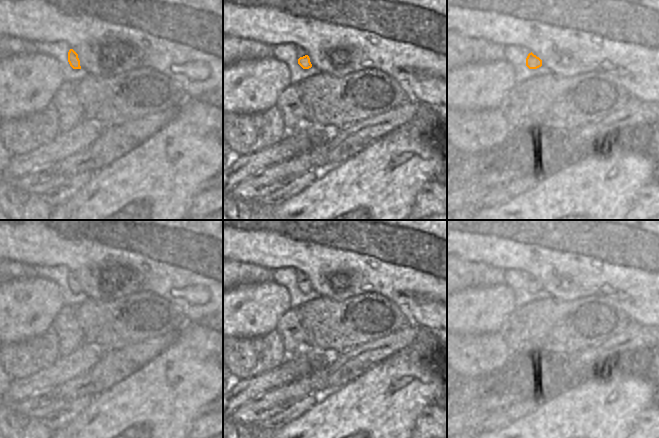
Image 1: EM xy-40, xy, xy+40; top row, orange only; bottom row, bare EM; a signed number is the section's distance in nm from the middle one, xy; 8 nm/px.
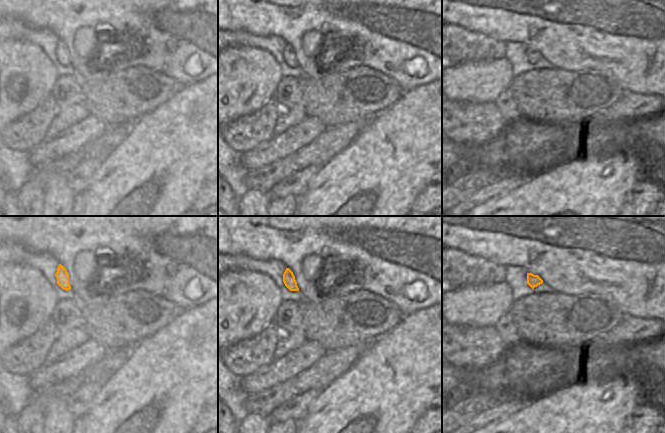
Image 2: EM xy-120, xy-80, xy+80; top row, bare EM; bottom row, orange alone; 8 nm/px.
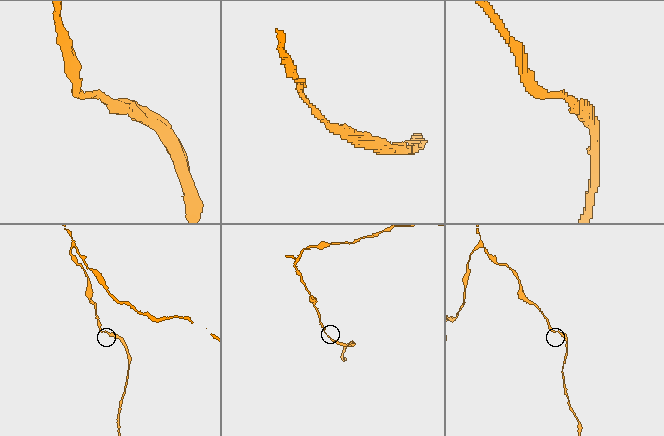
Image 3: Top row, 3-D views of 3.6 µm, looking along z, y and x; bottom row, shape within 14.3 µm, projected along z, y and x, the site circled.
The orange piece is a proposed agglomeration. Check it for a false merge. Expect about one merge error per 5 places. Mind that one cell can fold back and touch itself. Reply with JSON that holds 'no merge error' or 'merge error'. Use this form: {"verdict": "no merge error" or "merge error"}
{"verdict": "no merge error"}

